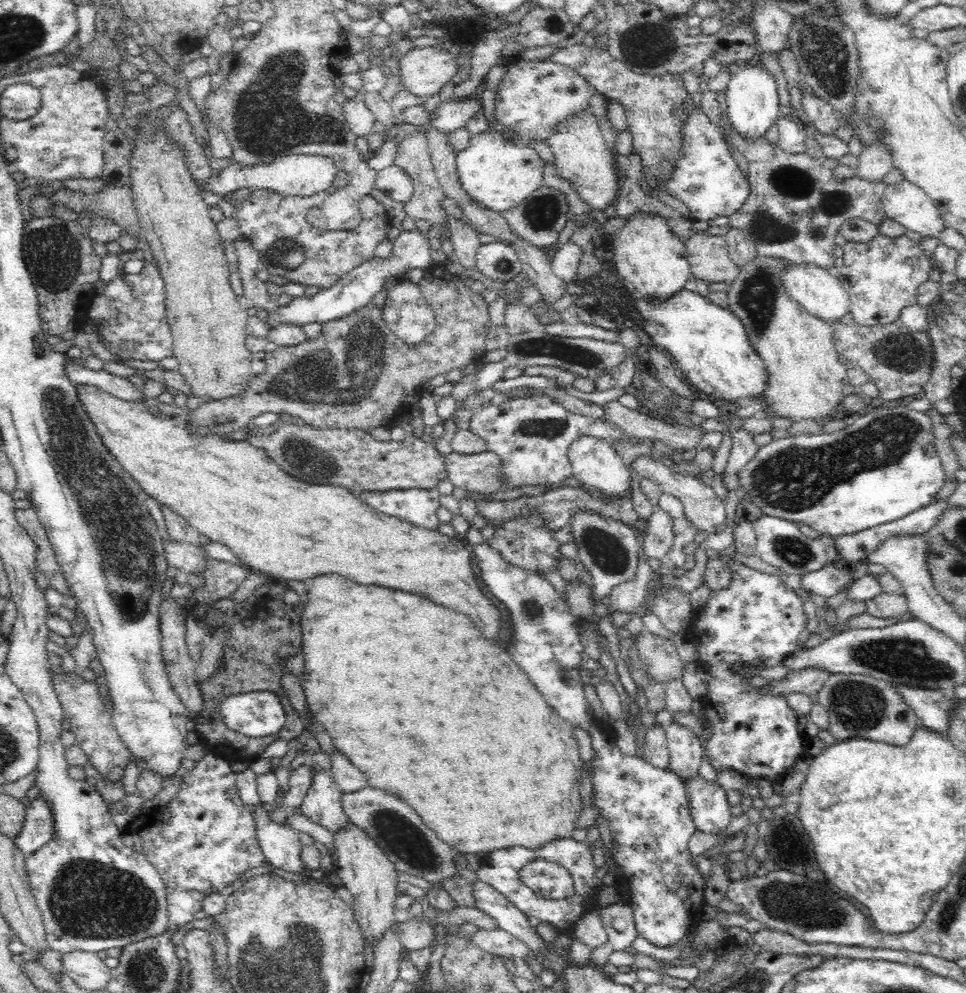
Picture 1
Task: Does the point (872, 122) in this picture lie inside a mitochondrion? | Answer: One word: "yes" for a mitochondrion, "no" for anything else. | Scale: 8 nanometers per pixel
yes

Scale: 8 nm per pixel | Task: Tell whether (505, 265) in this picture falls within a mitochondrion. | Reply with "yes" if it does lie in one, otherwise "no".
yes

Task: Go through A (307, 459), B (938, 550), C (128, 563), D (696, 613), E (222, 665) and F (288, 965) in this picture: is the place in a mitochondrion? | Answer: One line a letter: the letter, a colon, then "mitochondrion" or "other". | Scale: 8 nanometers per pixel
A: mitochondrion
B: mitochondrion
C: mitochondrion
D: other
E: other
F: mitochondrion

